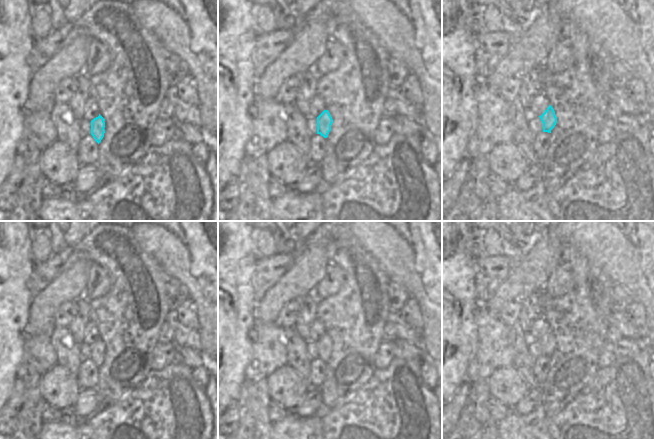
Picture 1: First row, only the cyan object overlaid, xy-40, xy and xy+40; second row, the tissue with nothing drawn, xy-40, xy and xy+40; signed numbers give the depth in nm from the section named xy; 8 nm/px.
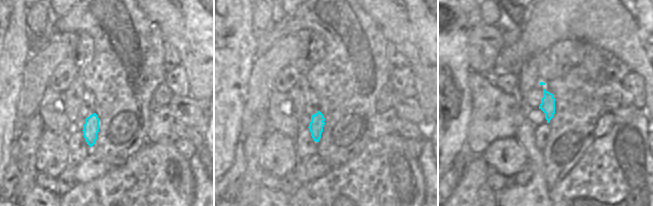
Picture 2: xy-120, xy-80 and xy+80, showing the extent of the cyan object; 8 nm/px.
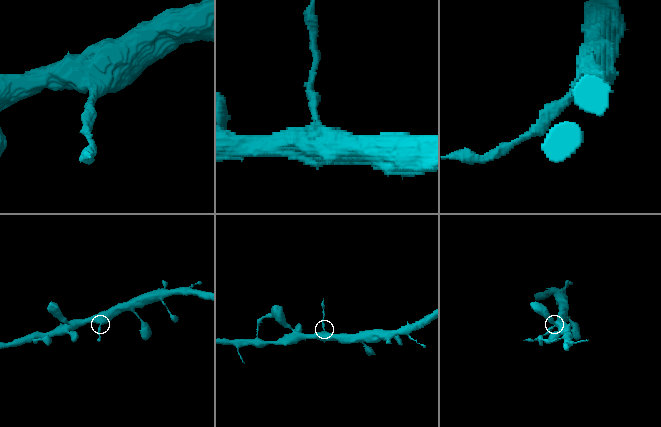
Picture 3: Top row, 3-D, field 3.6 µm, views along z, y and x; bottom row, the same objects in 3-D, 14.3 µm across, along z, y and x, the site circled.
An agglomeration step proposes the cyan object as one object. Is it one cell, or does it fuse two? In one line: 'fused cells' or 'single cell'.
fused cells

